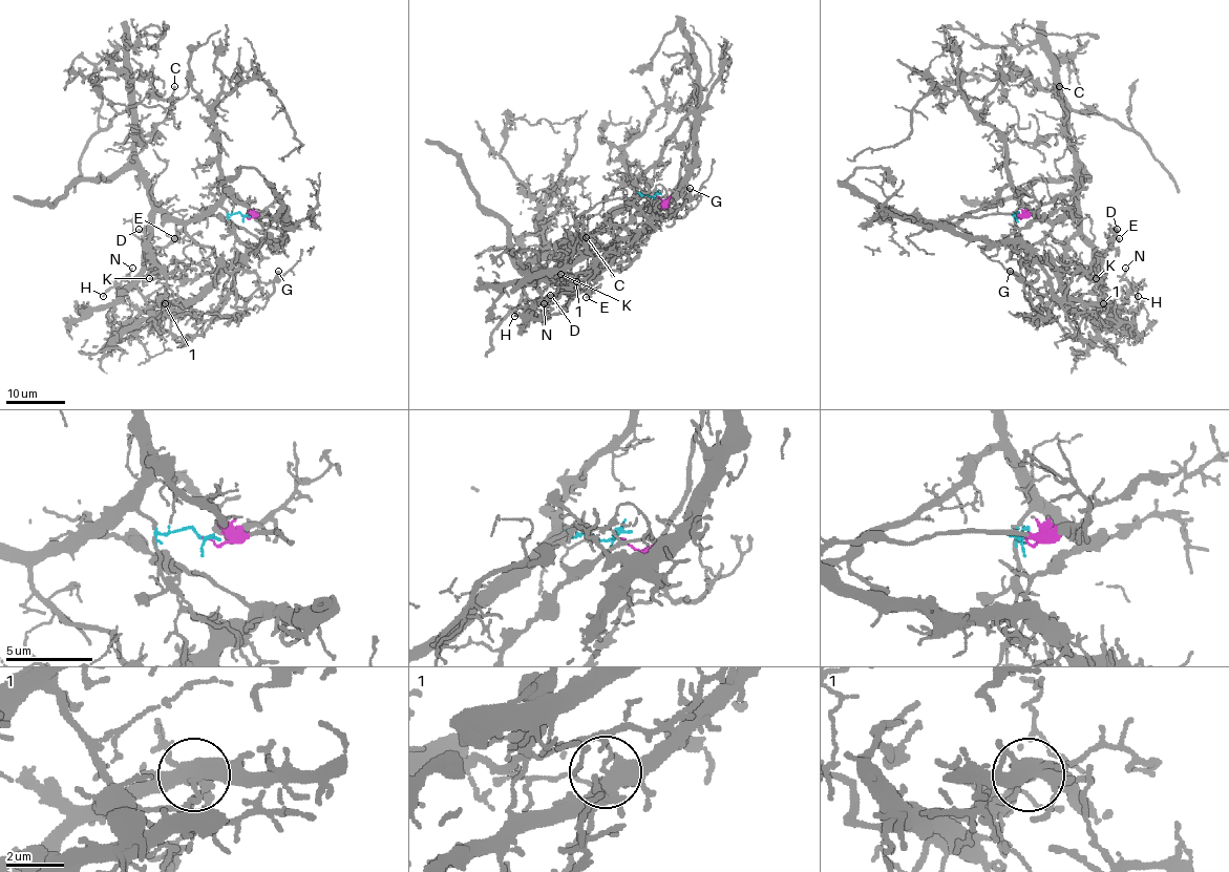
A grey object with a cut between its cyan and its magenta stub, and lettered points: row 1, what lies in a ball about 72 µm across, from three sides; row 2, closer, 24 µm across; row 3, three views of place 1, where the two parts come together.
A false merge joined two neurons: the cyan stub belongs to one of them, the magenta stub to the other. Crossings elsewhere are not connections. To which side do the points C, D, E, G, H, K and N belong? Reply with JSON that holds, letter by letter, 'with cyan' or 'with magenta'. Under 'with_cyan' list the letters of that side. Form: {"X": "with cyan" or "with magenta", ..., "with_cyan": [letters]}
{"C": "with cyan", "D": "with magenta", "E": "with magenta", "G": "with cyan", "H": "with magenta", "K": "with magenta", "N": "with magenta", "with_cyan": ["C", "G"]}

